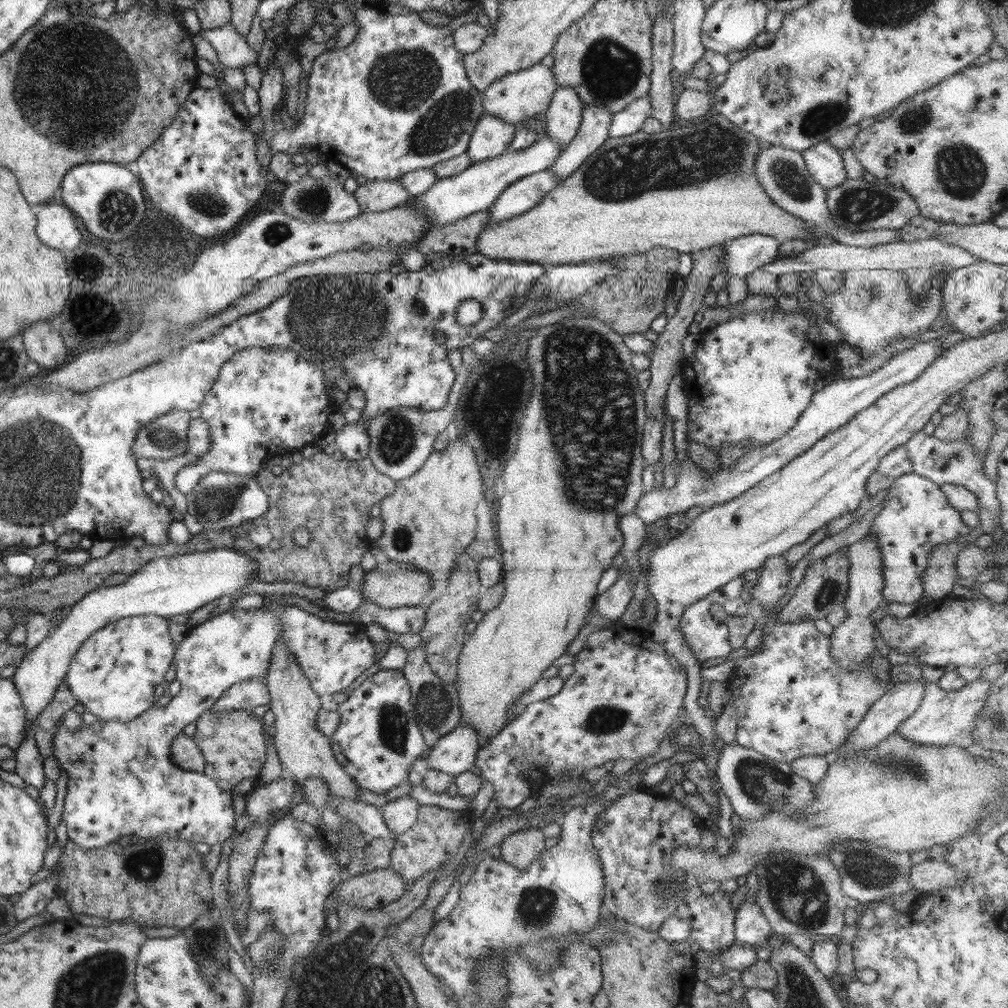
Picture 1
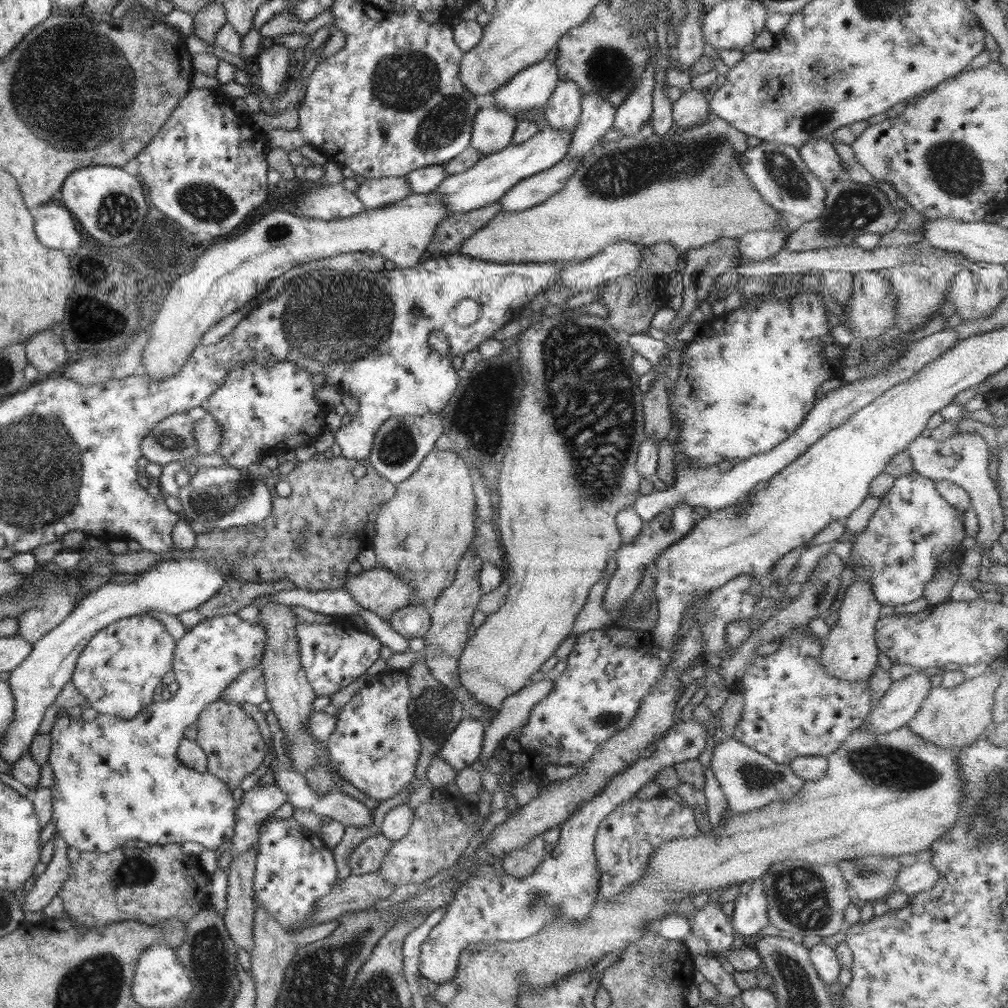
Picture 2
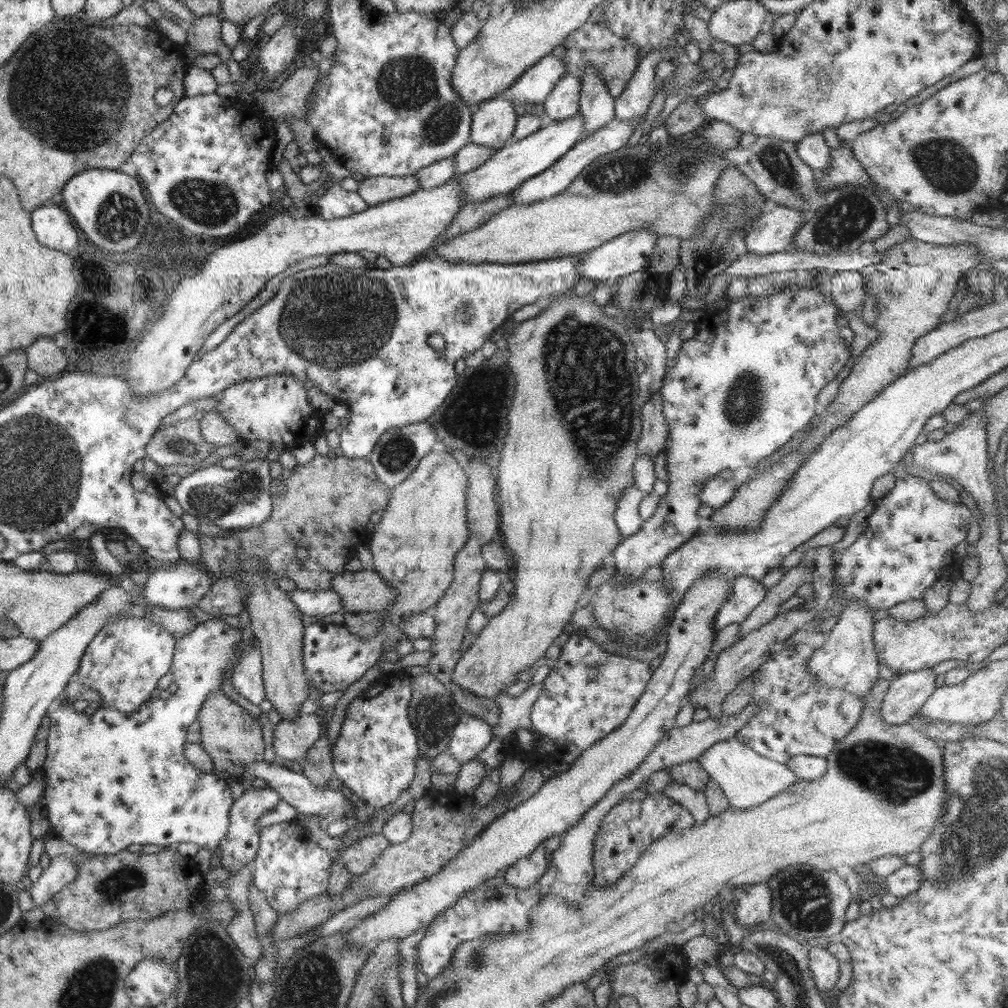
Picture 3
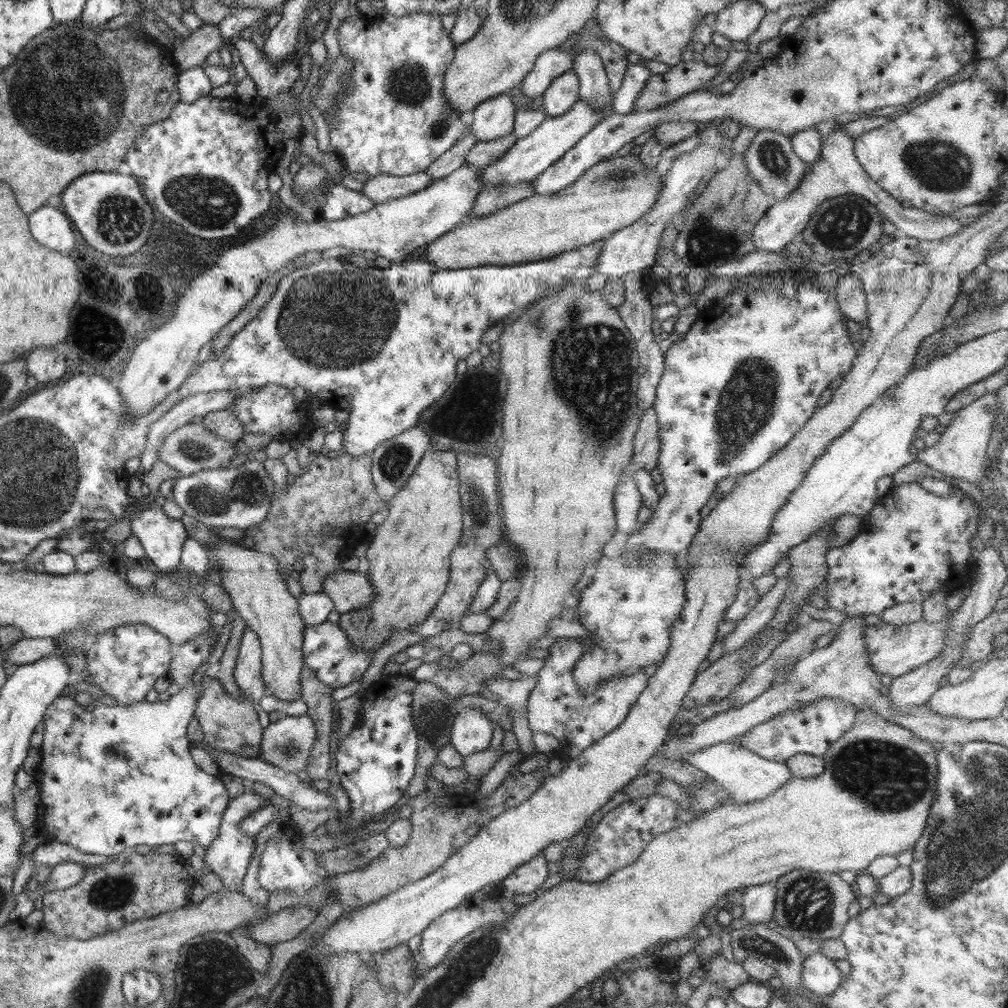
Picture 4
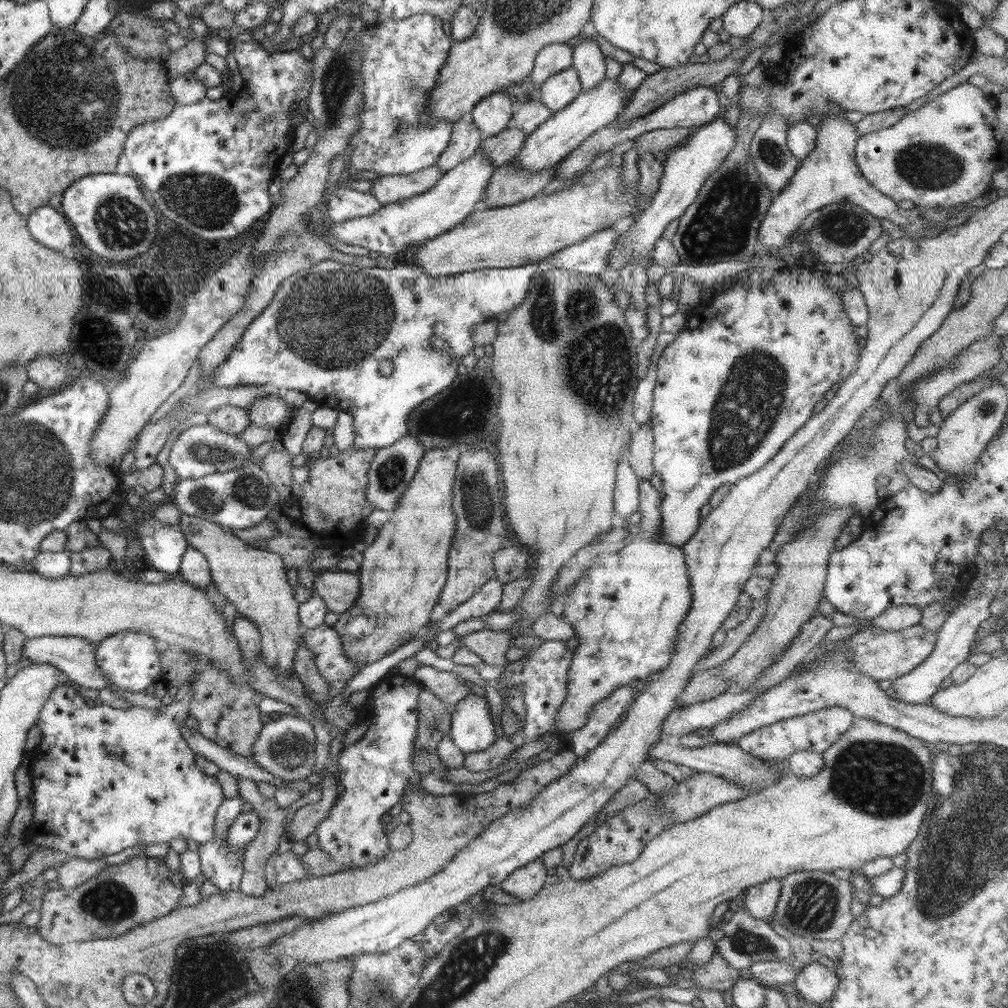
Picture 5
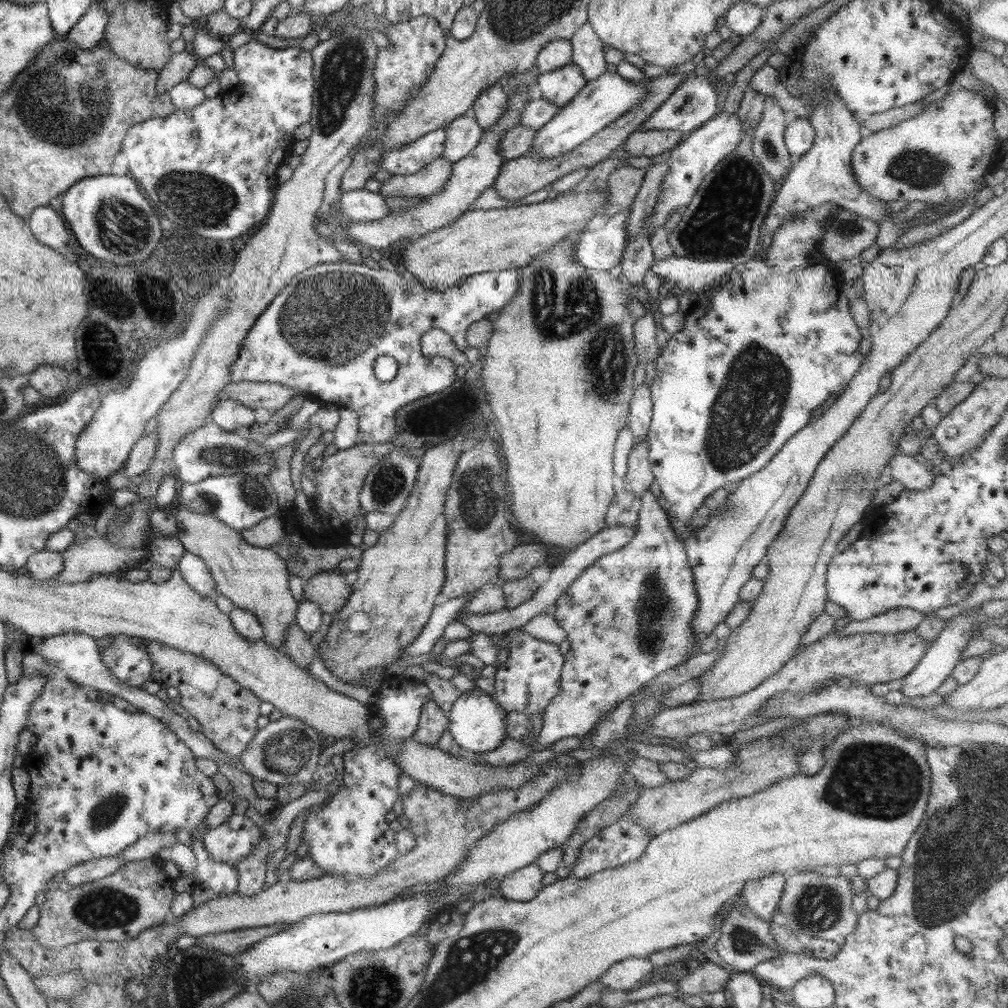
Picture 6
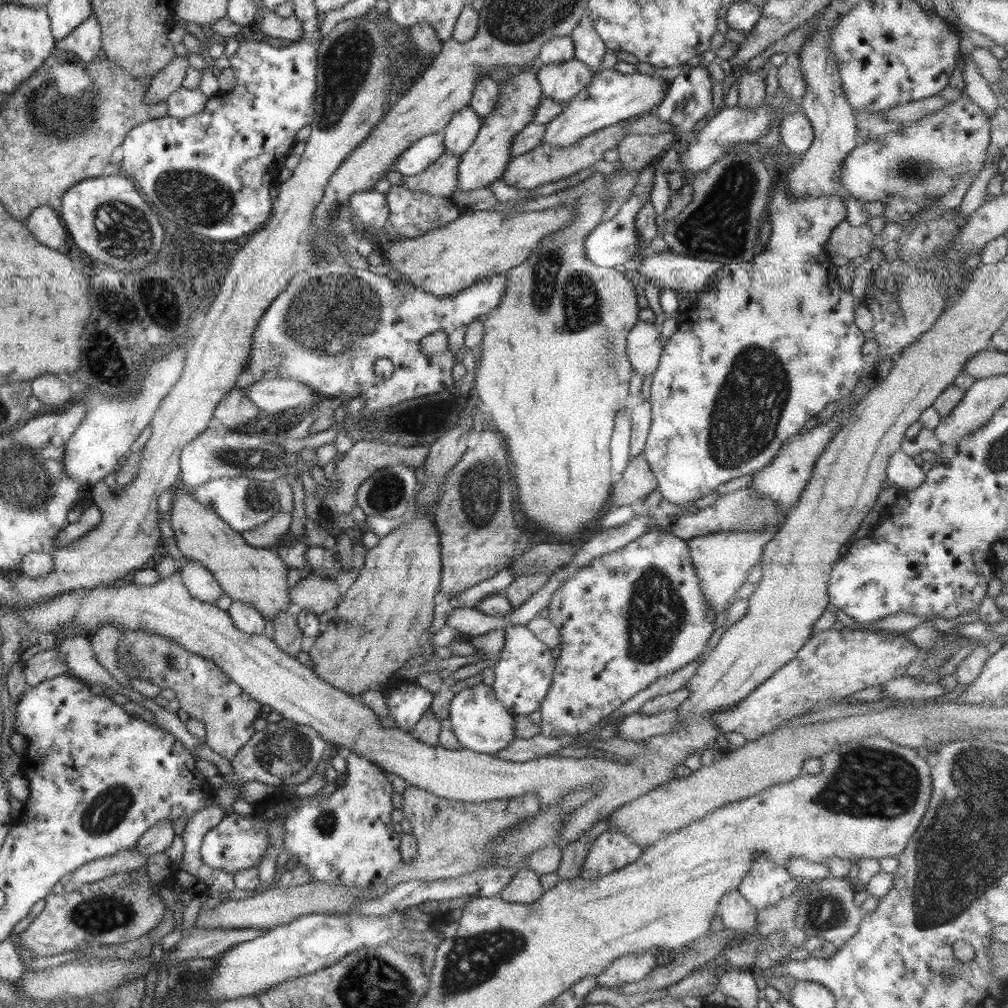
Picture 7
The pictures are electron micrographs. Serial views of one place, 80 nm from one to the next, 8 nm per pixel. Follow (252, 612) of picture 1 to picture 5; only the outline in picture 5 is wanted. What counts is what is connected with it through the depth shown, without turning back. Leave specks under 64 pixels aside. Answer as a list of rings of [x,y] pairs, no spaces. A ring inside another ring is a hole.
[[[325,623],[304,630],[304,646],[314,655],[318,672],[327,680],[344,680],[348,682],[364,664],[357,664],[348,660],[342,651],[342,640],[335,631],[334,625]],[[66,681],[56,685],[48,700],[39,712],[35,724],[40,726],[41,742],[37,746],[40,750],[40,758],[30,767],[32,781],[31,796],[34,799],[34,814],[32,826],[26,832],[28,841],[34,845],[30,856],[36,851],[60,851],[70,855],[72,859],[102,859],[102,857],[118,854],[126,848],[133,848],[138,844],[152,845],[171,842],[172,839],[190,839],[199,844],[212,841],[215,836],[214,817],[222,801],[225,799],[222,794],[222,787],[215,776],[206,774],[195,763],[195,752],[186,744],[181,733],[181,726],[185,724],[189,716],[189,703],[187,699],[174,701],[170,705],[161,703],[159,708],[142,708],[131,705],[128,709],[113,708],[111,705],[100,704],[88,706],[80,695],[80,690],[75,685]]]

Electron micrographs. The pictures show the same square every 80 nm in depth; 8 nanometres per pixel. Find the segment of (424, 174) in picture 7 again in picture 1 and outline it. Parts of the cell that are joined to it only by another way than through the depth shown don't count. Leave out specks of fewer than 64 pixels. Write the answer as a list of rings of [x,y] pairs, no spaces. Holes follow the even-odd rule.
[[[367,180],[353,195],[364,212],[380,212],[399,207],[409,200],[401,180]]]

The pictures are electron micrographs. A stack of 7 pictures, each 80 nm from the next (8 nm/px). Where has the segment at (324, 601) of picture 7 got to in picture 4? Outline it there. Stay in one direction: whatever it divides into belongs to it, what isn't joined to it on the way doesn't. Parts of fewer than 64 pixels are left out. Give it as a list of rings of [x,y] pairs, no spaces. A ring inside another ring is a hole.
[[[336,570],[323,580],[321,592],[327,594],[339,613],[366,607],[375,597],[375,588],[367,574]]]

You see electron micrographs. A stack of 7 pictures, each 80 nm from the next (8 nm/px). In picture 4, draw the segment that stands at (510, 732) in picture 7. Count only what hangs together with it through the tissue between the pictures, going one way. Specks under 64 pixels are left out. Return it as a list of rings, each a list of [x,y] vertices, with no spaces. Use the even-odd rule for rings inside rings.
[[[478,707],[460,708],[453,722],[449,743],[463,756],[486,750],[493,724]]]

